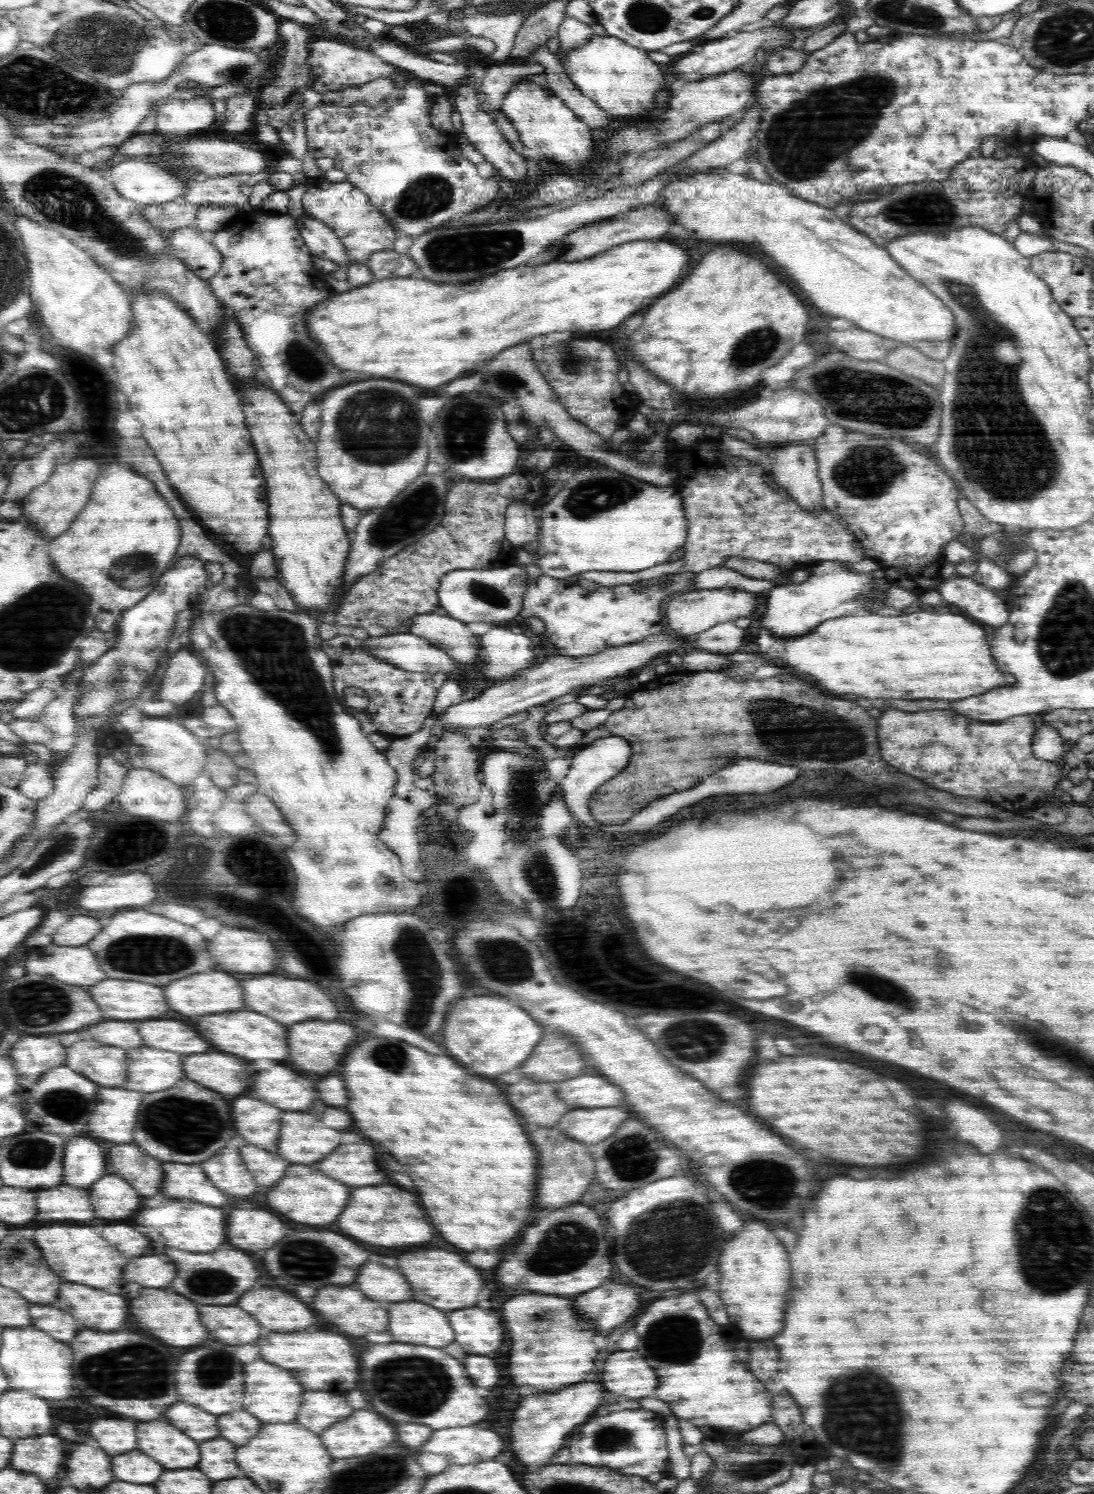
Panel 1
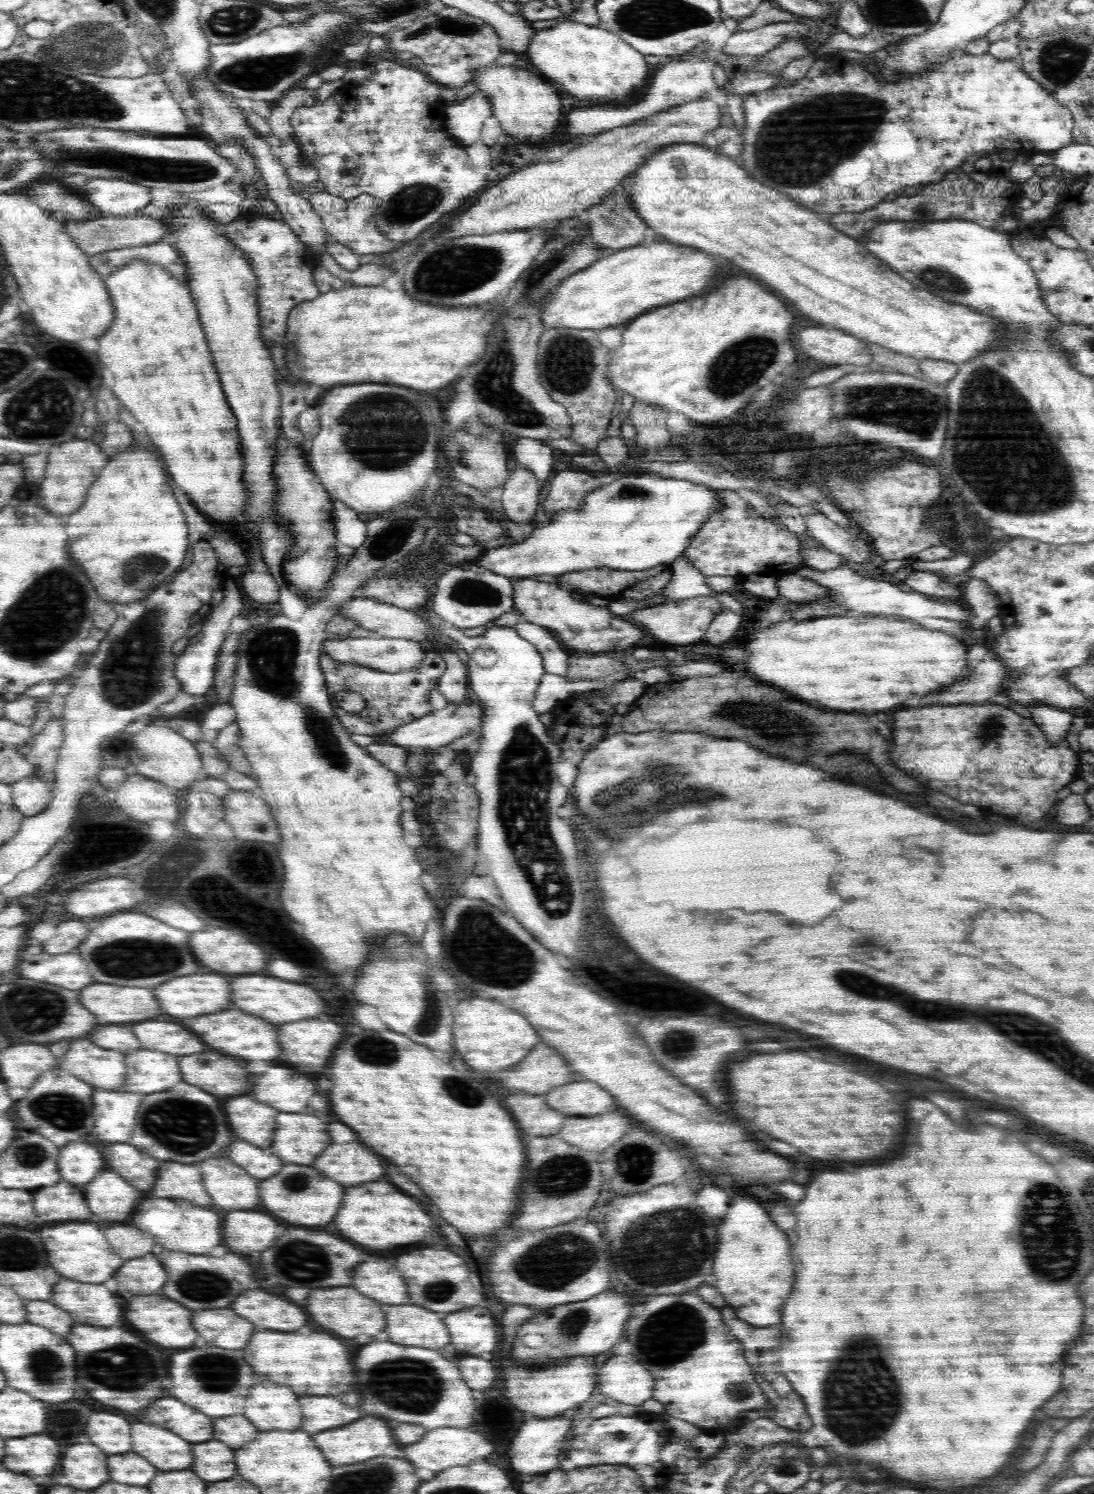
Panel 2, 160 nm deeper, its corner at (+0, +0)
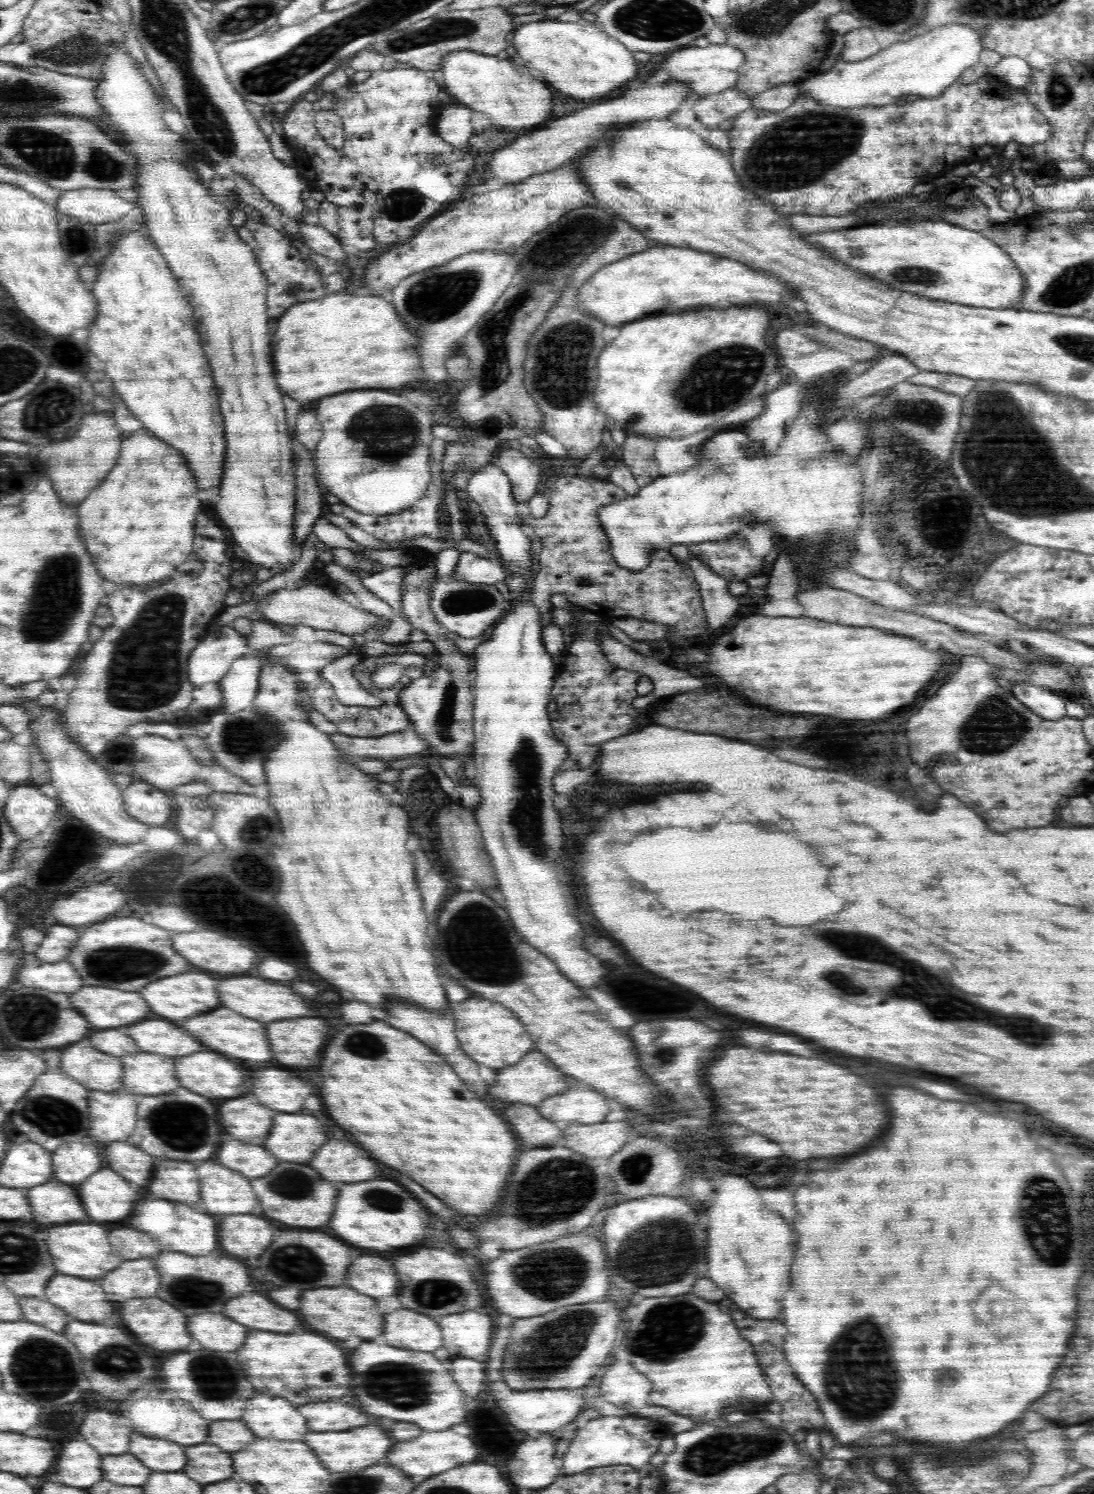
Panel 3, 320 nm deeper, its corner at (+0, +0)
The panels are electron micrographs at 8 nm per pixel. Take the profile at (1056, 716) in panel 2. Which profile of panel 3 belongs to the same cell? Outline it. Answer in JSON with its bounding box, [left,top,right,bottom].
[1011,682,1066,720]

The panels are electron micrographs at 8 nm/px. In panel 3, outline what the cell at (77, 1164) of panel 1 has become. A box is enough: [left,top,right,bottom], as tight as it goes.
[52,1142,102,1184]

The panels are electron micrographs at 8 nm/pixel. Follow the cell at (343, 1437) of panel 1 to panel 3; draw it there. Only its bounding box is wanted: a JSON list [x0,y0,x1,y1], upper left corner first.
[304,1426,394,1472]

